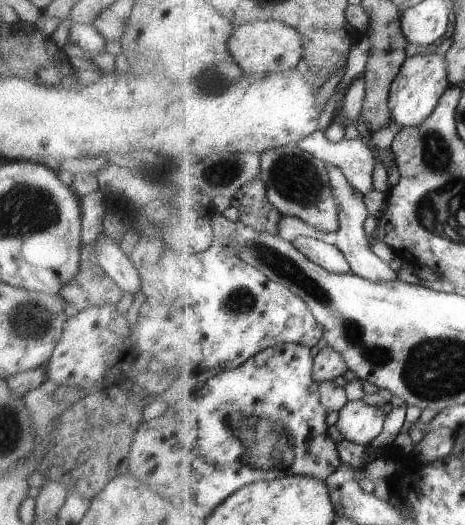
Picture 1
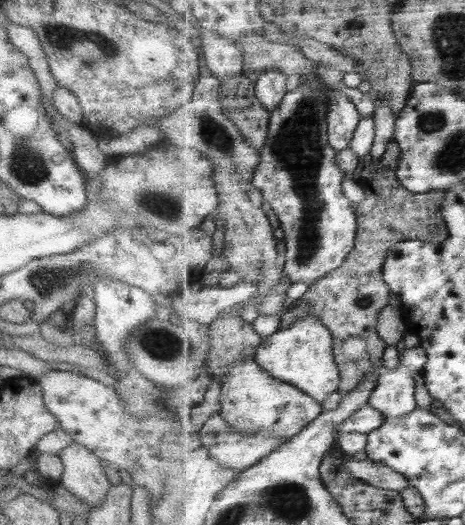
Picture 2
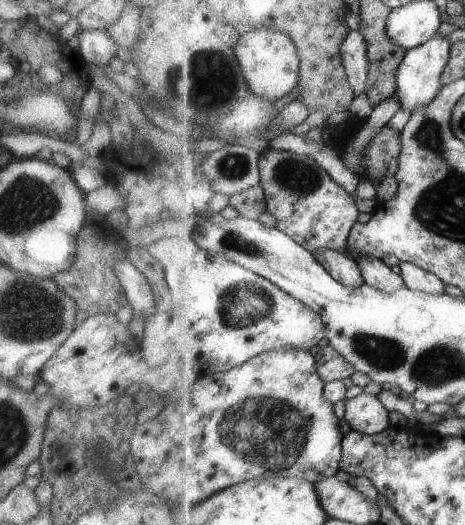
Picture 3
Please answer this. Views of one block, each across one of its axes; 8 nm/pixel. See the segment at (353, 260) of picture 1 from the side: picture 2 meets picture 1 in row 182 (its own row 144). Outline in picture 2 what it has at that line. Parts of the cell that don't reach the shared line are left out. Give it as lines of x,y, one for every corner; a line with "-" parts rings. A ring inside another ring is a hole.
324,87
330,96
330,114
328,115
328,137
330,145
337,150
350,148
354,132
358,129
362,116
355,104
344,94

